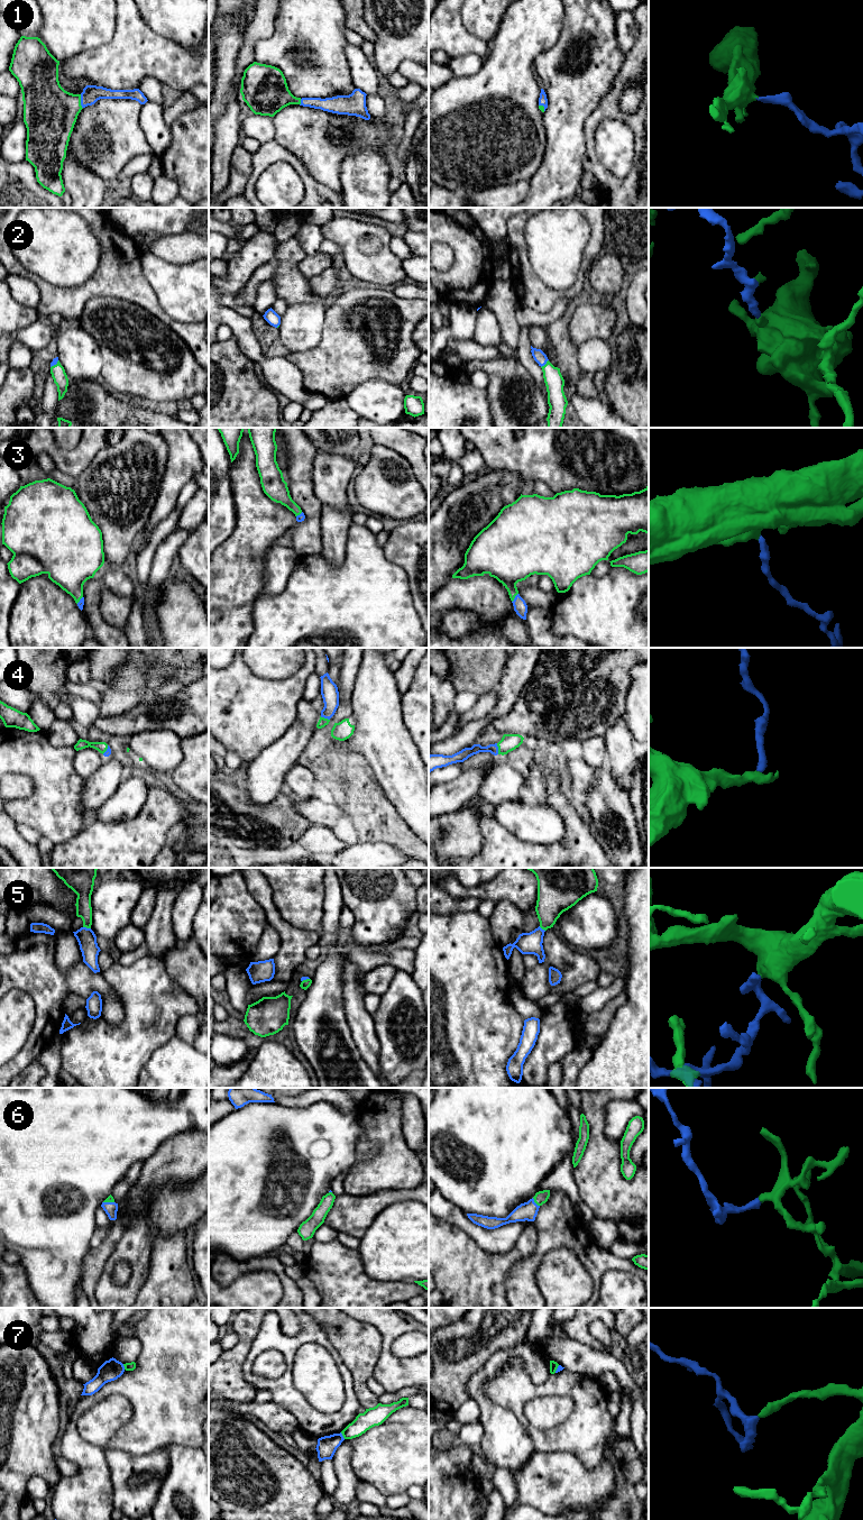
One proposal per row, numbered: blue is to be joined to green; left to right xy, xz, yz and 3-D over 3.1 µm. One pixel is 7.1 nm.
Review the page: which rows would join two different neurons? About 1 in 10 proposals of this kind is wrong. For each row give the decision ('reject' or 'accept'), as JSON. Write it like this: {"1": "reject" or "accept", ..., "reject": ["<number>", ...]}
{"1": "accept", "2": "accept", "3": "accept", "4": "accept", "5": "accept", "6": "accept", "7": "reject", "reject": ["7"]}

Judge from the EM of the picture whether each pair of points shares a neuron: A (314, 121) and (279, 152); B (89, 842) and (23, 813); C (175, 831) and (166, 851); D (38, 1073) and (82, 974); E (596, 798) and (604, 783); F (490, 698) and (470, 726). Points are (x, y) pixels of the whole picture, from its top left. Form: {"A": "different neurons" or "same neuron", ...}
{"A": "different neurons", "B": "different neurons", "C": "same neuron", "D": "different neurons", "E": "same neuron", "F": "different neurons"}

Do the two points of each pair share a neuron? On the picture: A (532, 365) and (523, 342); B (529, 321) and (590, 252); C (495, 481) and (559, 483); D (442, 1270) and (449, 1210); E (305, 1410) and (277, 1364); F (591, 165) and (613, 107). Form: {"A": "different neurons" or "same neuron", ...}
{"A": "same neuron", "B": "different neurons", "C": "different neurons", "D": "different neurons", "E": "different neurons", "F": "same neuron"}

